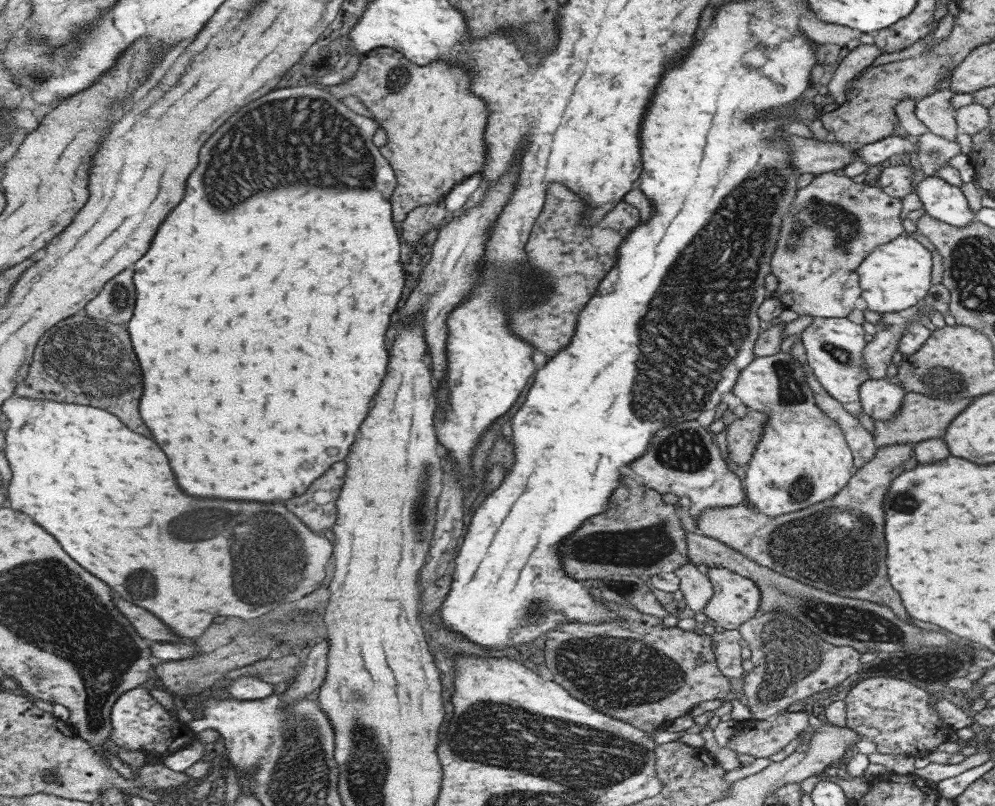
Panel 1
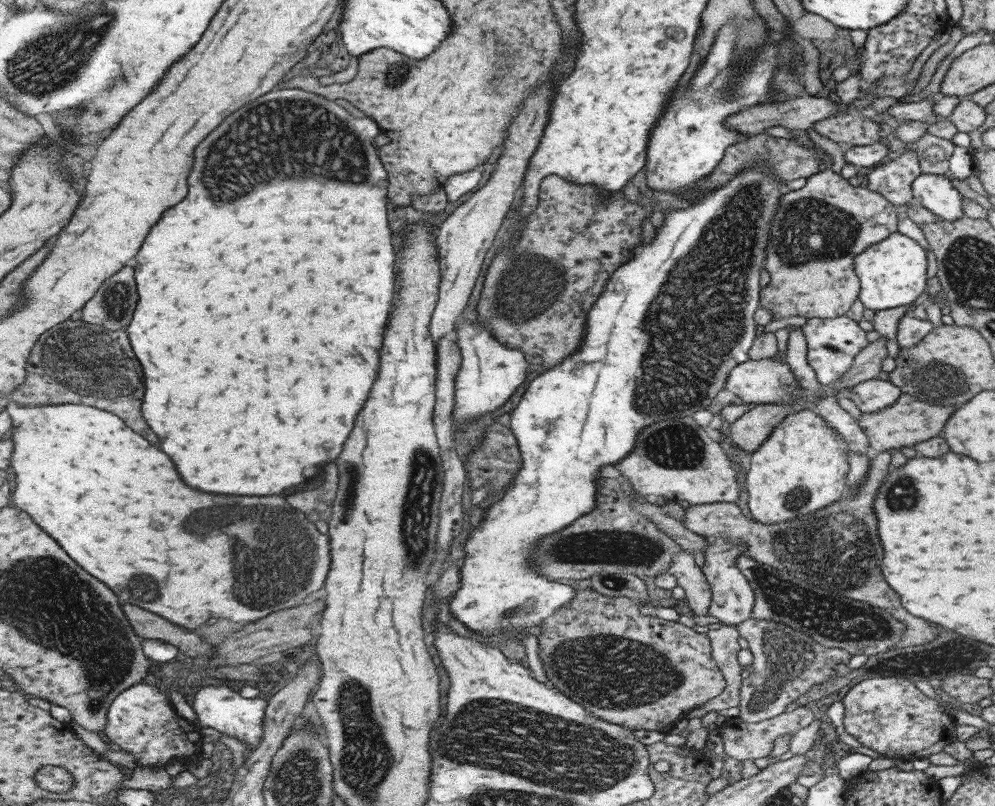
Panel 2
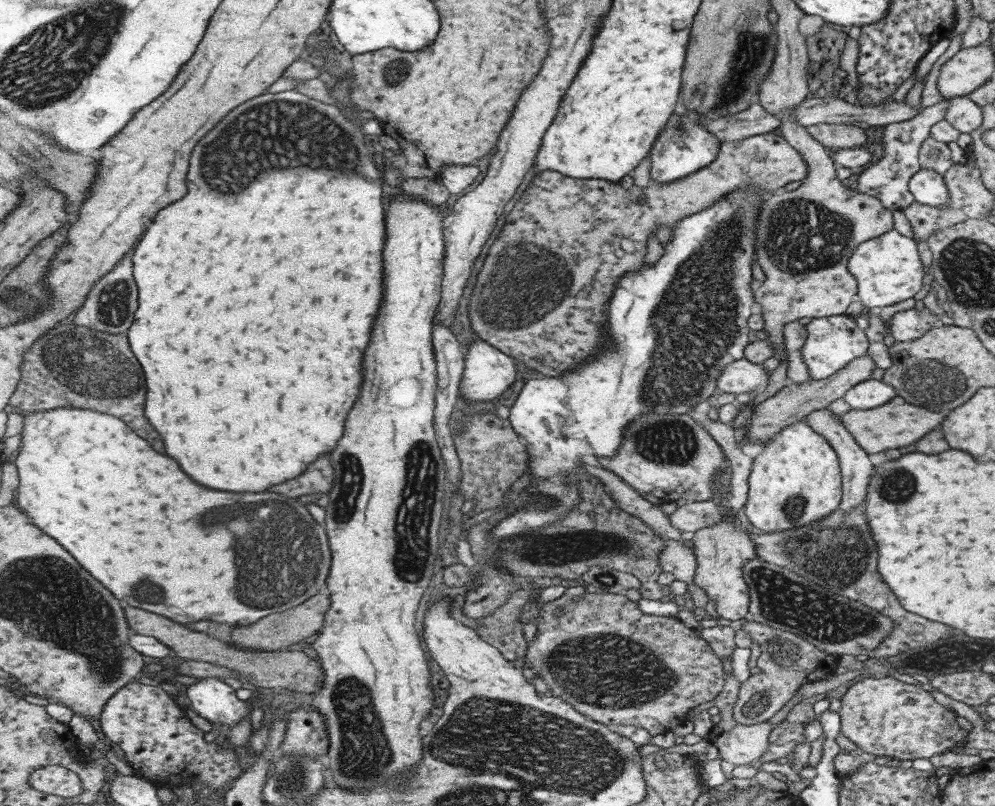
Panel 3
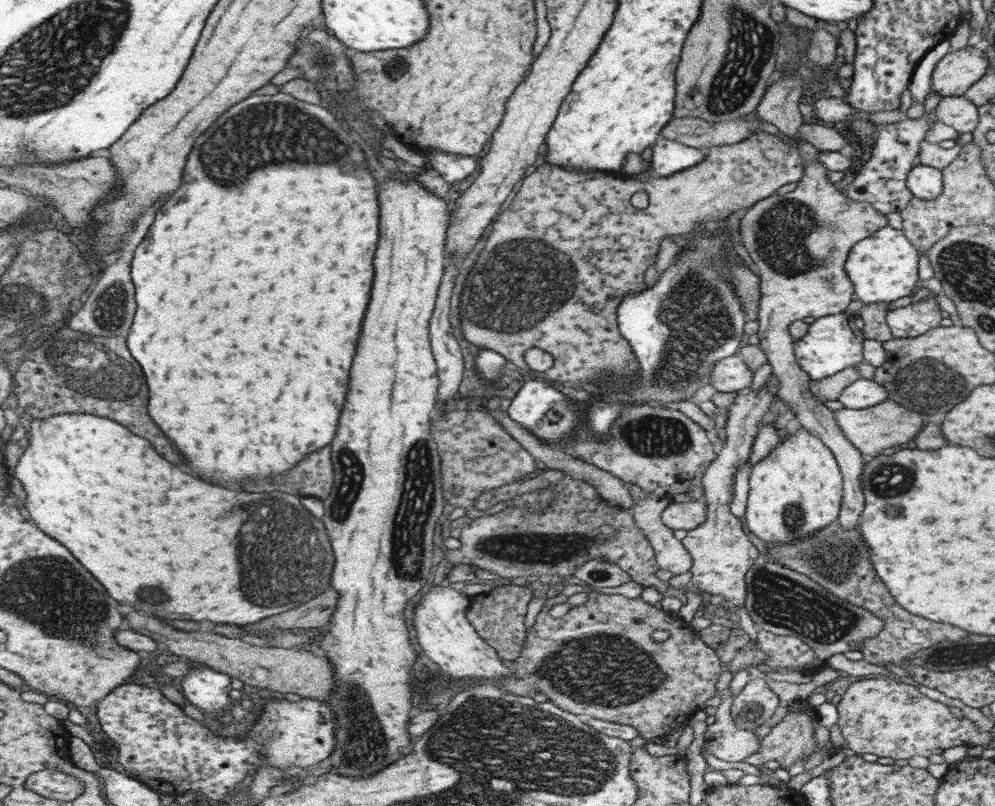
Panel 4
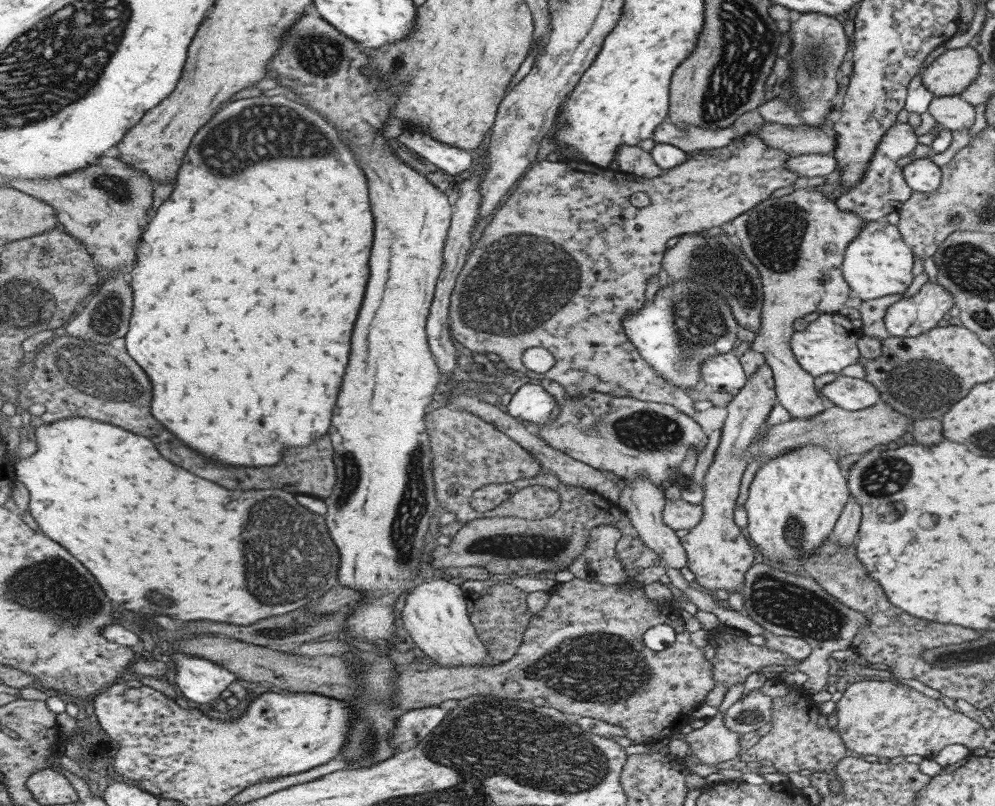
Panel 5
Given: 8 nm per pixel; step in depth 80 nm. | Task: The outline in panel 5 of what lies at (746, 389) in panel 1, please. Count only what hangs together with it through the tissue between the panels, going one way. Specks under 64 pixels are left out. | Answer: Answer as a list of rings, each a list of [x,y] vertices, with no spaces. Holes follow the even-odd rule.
[[[734,352],[704,358],[700,364],[701,384],[711,386],[715,392],[729,392],[731,388],[739,390],[744,385],[747,376]],[[817,444],[796,446],[765,461],[753,475],[743,505],[746,512],[747,536],[766,560],[780,564],[791,560],[799,563],[797,560],[816,550],[831,534],[849,497],[846,478],[841,474],[837,460],[832,454],[828,454],[828,451]]]

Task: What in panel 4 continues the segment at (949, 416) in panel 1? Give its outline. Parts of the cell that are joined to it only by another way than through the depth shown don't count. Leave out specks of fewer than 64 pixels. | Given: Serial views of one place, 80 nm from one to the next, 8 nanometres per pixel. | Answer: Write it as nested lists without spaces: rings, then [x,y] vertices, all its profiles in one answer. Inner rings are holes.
[[[892,400],[874,404],[868,409],[848,409],[842,407],[835,410],[834,419],[843,436],[849,444],[856,448],[861,454],[875,456],[884,448],[891,448],[897,444],[903,444],[907,440],[912,440],[924,425],[924,415],[919,412],[899,406]]]

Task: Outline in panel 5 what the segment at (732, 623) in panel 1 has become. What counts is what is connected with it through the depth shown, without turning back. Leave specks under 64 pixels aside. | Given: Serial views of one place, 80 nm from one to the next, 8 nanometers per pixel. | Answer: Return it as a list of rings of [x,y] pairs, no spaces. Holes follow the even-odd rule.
[[[763,363],[747,376],[744,385],[726,406],[727,415],[720,429],[719,444],[703,477],[701,520],[680,538],[685,551],[686,567],[694,574],[697,584],[707,590],[740,592],[744,572],[753,564],[753,550],[734,523],[732,512],[739,490],[739,479],[748,465],[744,454],[749,443],[763,428],[775,403],[772,372]]]

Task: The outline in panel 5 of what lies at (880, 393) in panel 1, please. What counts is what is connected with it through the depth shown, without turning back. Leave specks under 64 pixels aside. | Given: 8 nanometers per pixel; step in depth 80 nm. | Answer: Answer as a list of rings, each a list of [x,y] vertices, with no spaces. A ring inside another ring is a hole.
[[[838,375],[820,390],[821,394],[843,410],[855,411],[879,402],[878,390],[863,379]]]

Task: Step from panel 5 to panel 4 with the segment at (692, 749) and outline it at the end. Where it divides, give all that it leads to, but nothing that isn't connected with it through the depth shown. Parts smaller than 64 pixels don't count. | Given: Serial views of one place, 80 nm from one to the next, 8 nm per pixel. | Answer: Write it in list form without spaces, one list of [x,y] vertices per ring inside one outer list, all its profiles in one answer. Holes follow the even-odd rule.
[[[727,689],[719,693],[719,705],[716,707],[715,722],[705,729],[703,749],[711,756],[725,762],[739,762],[757,752],[759,740],[753,729],[735,728],[731,721],[730,708],[733,695]]]

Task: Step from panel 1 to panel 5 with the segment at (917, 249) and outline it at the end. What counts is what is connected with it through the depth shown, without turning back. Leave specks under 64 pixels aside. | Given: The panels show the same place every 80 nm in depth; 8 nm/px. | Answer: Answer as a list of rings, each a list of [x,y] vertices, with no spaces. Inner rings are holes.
[[[884,219],[867,221],[861,230],[844,248],[841,272],[854,296],[862,301],[881,298],[890,294],[901,293],[909,286],[912,277],[914,255],[903,241],[896,226],[891,226]]]

